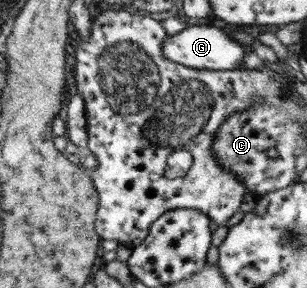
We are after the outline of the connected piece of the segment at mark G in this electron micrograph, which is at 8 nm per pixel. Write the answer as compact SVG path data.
M192 25L184 27L174 35L167 35L160 45L162 57L196 70L234 70L243 63L243 46L234 41L230 35L213 25Z

